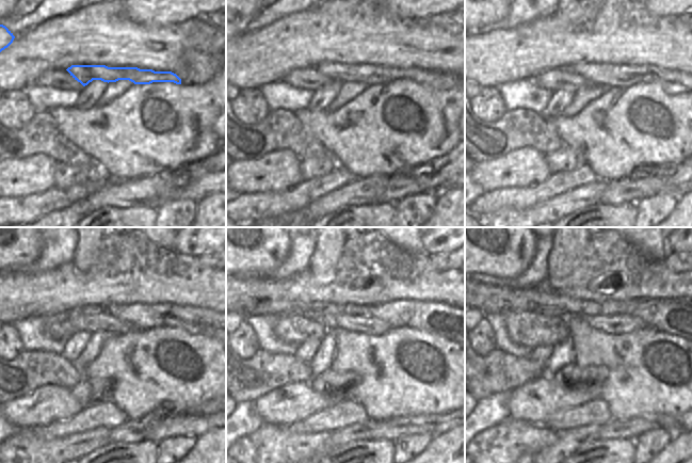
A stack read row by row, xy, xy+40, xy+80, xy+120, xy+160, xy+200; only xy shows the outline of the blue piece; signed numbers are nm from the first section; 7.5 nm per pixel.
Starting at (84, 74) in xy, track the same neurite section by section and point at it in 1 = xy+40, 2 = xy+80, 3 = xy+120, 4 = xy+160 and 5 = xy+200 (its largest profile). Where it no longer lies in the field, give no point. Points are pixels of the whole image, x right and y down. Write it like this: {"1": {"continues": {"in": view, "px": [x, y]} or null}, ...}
{"1": {"continues": {"in": "xy+40", "px": [370, 75]}}, "2": {"continues": {"in": "xy+80", "px": [674, 82]}}, "3": {"continues": {"in": "xy+120", "px": [197, 321]}}, "4": {"continues": {"in": "xy+160", "px": [439, 319]}}, "5": {"continues": {"in": "xy+200", "px": [679, 319]}}}

